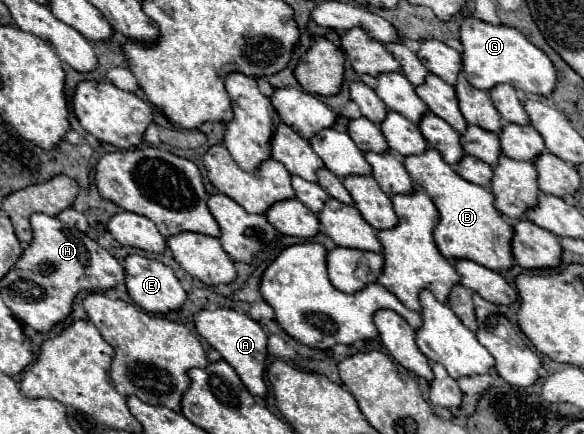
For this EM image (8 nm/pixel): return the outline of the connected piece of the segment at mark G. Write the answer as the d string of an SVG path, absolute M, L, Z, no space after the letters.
M468 16L468 18L462 20L462 26L460 26L460 42L464 46L464 50L462 50L462 70L468 78L468 82L472 82L472 86L476 86L480 90L490 90L496 84L510 84L510 86L520 88L524 92L548 96L556 86L556 68L550 62L550 58L540 48L530 44L526 40L526 36L522 32L518 32L516 28L510 28L510 26L504 26L504 24L494 26L494 24L482 22L474 16Z

